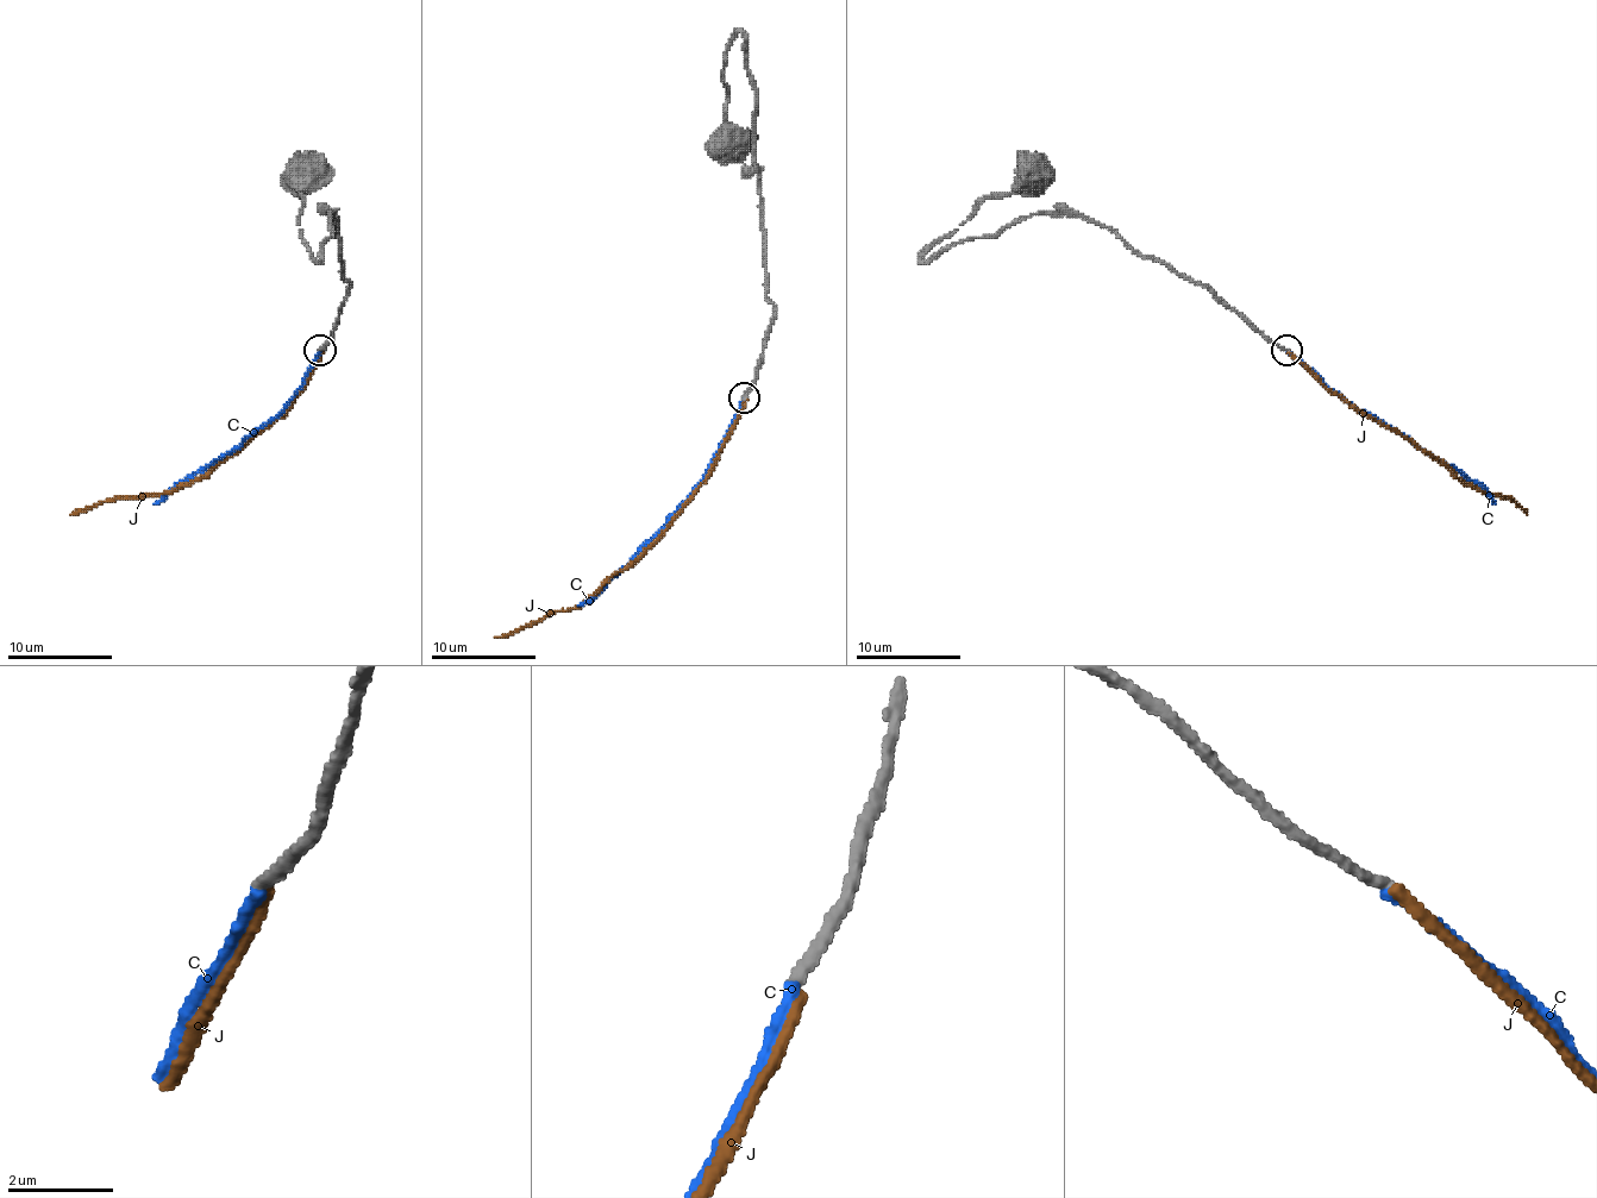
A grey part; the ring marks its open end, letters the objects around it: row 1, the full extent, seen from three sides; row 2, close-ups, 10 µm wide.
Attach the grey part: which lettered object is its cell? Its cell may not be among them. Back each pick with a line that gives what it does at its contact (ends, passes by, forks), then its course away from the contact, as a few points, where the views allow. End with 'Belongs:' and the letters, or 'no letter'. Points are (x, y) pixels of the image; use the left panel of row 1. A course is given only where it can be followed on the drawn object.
C: it ends; course (320, 350), (296, 389), (270, 420), (154, 503)
Belongs: C

